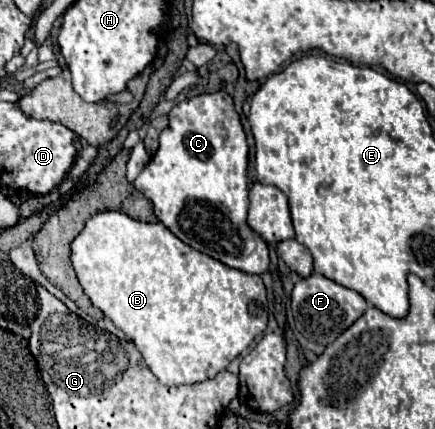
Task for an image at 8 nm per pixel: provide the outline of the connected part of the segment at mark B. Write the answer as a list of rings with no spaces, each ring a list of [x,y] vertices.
[[[108,213],[92,215],[80,235],[70,243],[76,277],[92,305],[134,341],[148,369],[162,385],[192,385],[212,379],[258,337],[268,323],[266,289],[260,275],[232,269],[182,243],[162,223],[142,223],[126,215],[118,217],[118,229],[110,229]]]

